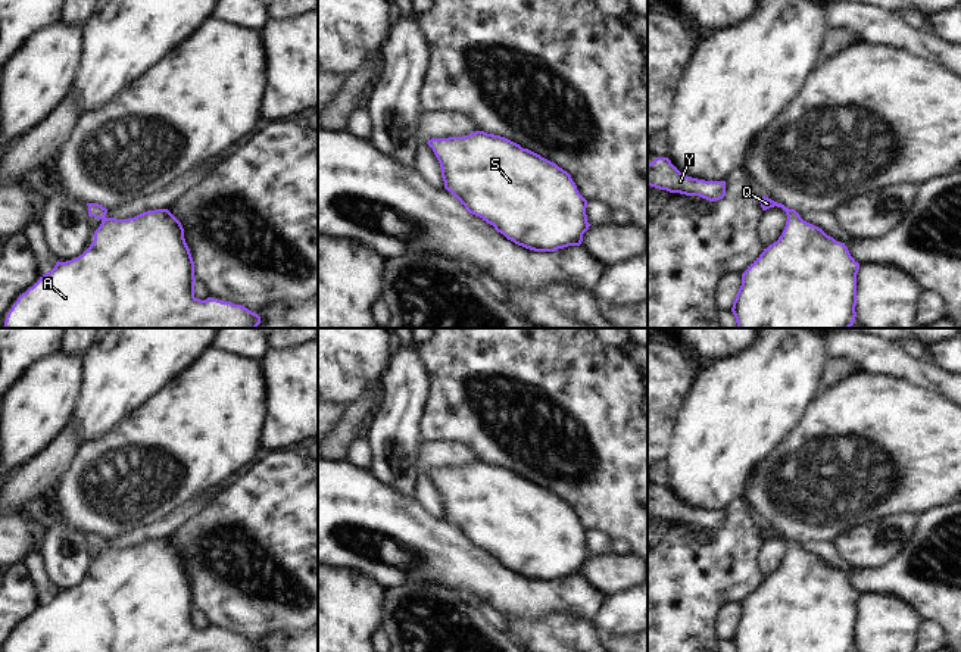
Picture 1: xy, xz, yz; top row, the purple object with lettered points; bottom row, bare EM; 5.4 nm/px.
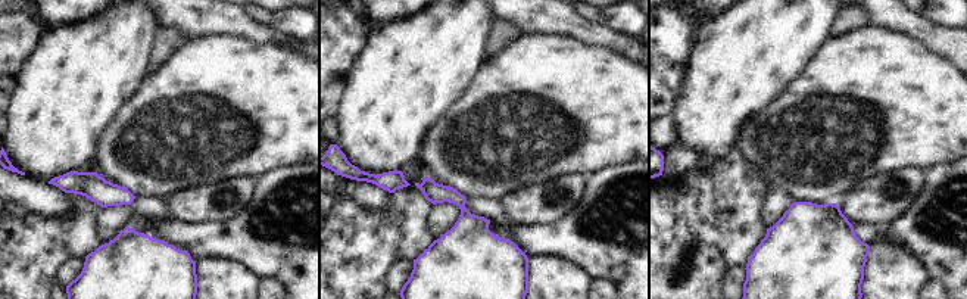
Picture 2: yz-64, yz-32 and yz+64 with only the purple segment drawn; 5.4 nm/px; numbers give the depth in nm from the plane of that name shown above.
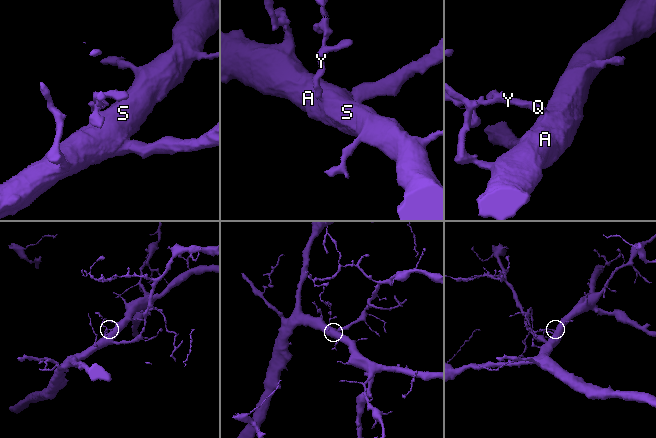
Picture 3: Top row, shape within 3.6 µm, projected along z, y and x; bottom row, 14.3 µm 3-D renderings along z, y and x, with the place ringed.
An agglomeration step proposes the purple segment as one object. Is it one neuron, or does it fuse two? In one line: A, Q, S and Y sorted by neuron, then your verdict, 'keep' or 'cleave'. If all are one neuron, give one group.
groups A Q S Y; keep

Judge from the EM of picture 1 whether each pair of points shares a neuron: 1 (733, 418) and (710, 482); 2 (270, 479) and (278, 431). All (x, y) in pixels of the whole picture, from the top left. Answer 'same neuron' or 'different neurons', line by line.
1: same neuron
2: different neurons

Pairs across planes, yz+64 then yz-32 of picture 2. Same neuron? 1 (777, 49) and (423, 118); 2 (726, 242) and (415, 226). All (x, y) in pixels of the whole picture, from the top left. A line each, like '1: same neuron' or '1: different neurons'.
1: same neuron
2: same neuron

